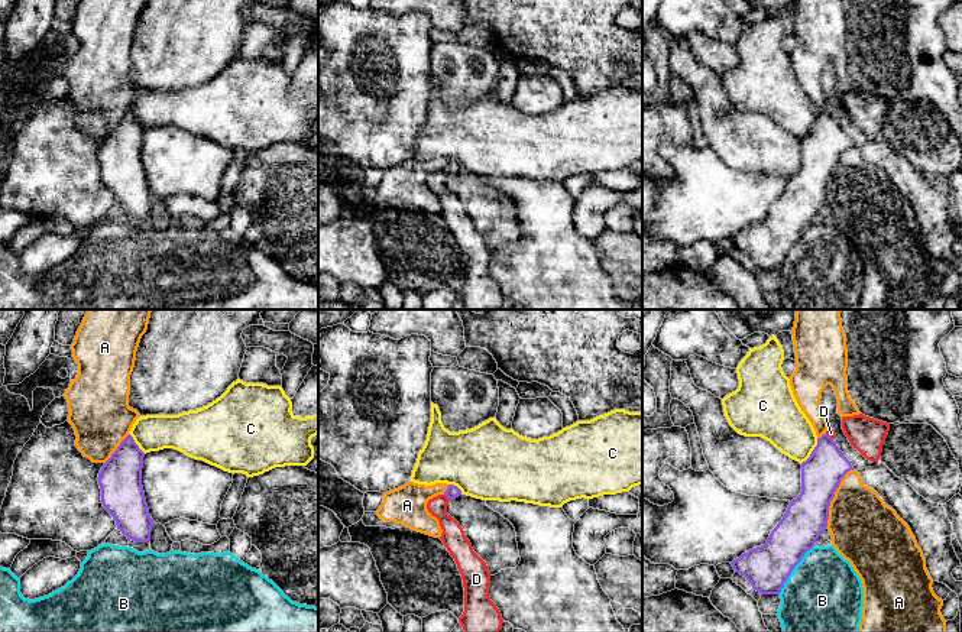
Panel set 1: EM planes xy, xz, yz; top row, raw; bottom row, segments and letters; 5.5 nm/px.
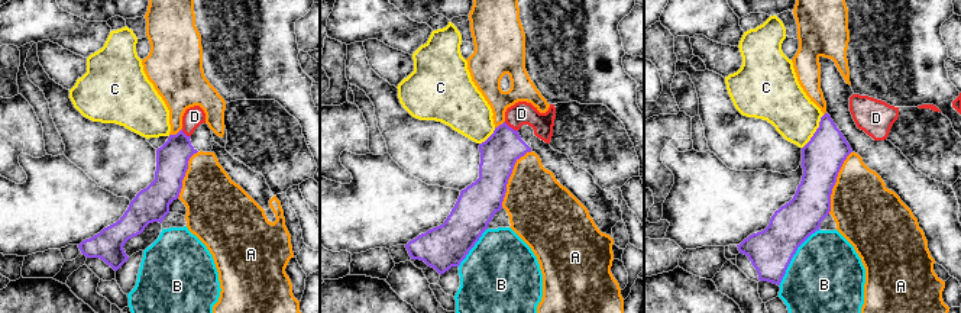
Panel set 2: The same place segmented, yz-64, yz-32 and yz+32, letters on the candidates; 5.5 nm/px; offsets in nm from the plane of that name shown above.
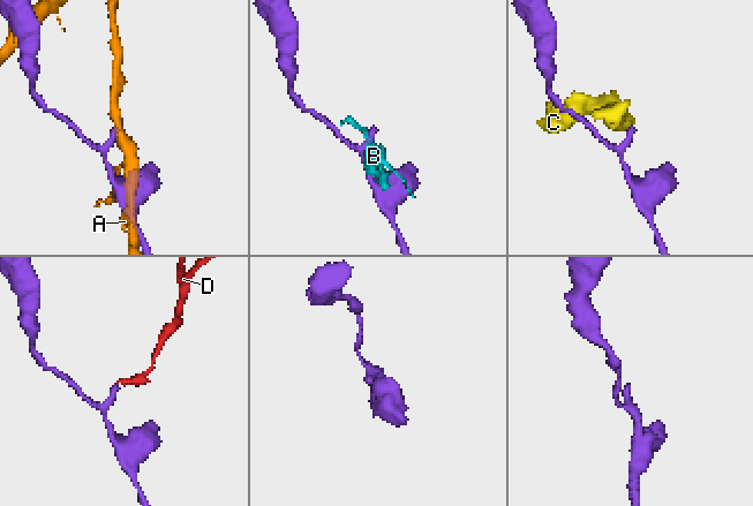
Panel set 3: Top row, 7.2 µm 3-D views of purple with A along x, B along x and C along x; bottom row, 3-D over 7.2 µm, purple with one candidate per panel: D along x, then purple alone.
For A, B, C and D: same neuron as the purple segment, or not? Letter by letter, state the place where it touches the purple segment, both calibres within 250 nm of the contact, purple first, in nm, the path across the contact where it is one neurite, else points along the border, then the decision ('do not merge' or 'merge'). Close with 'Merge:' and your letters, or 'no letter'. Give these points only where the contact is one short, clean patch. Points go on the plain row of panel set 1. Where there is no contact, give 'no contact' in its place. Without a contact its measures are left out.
A: meets purple in yz at (833, 172); 240 nm thick on the purple side, 380 nm on the other; do not merge
B: meets purple in yz at (793, 245); 260 nm thick on the purple side, 460 nm on the other; do not merge
C: meets purple in yz at (812, 127); 220 nm thick on the purple side, 260 nm on the other; border along yz (818, 114), (812, 129), (800, 139); do not merge
D: meets purple in xz at (446, 171); 70 nm thick on the purple side, 130 nm on the other; runs through xz (452, 168), (446, 171), (441, 191), (453, 213); merge
Merge: D

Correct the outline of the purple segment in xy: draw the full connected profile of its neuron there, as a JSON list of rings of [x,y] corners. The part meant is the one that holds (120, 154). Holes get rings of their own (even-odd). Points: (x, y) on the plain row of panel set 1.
[[[129,110],[98,149],[101,179],[117,205],[135,218],[150,217],[153,195],[142,162],[145,129]]]

